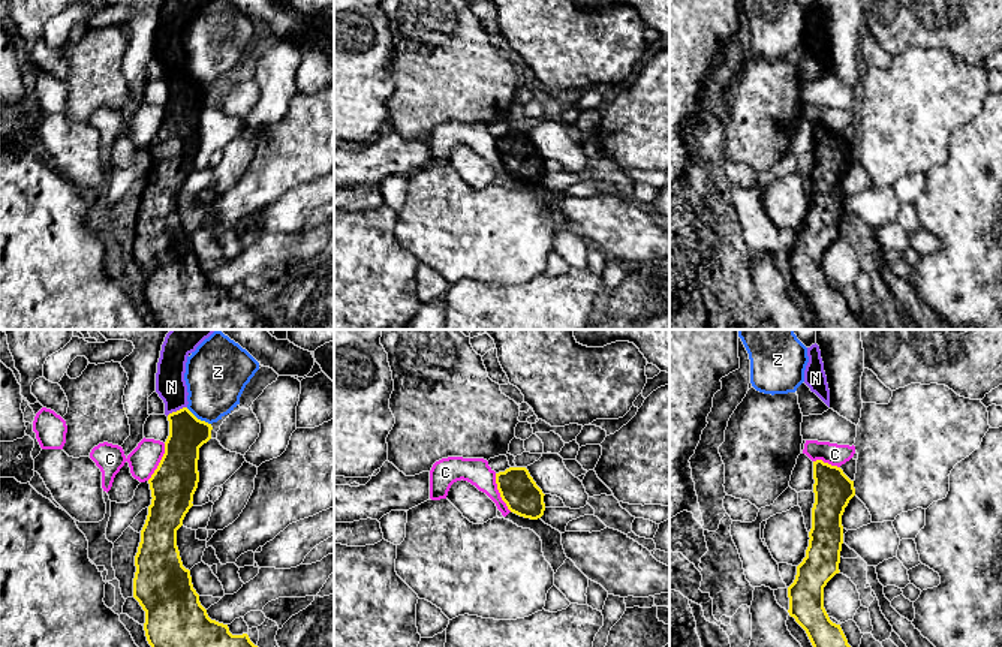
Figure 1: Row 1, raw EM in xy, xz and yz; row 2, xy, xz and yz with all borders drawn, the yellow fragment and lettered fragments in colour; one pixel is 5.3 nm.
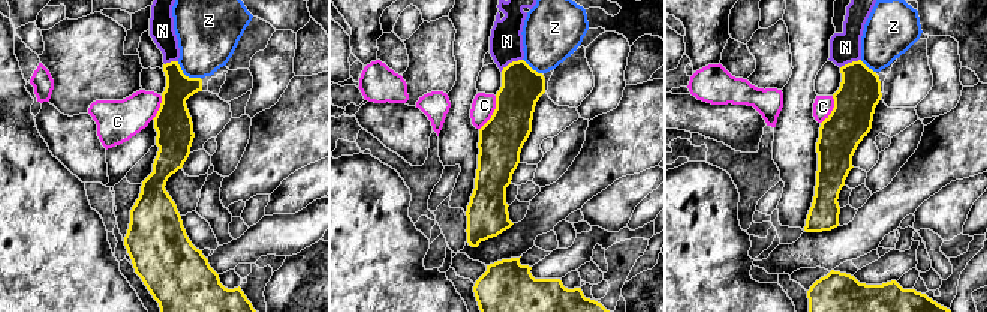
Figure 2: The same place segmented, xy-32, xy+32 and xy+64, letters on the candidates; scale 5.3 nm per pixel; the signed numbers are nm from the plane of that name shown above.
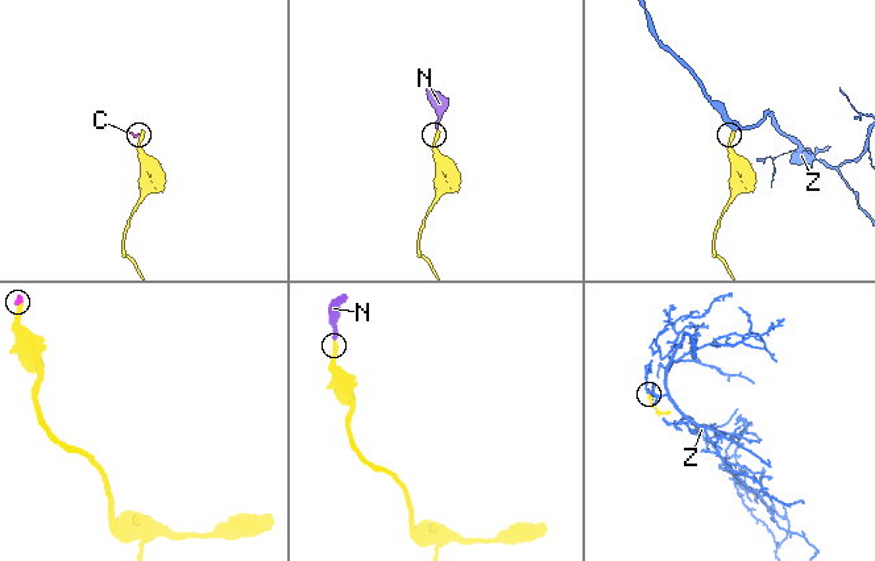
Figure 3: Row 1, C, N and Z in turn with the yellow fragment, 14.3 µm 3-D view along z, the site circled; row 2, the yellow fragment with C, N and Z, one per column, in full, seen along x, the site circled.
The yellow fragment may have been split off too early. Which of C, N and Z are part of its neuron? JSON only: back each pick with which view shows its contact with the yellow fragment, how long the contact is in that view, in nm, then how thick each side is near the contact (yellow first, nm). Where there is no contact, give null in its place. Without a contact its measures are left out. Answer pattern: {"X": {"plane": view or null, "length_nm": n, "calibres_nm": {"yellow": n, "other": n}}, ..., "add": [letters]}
{"N": {"plane": "xy", "length_nm": 120, "calibres_nm": {"yellow": 200, "other": 160}}, "add": ["N"]}

